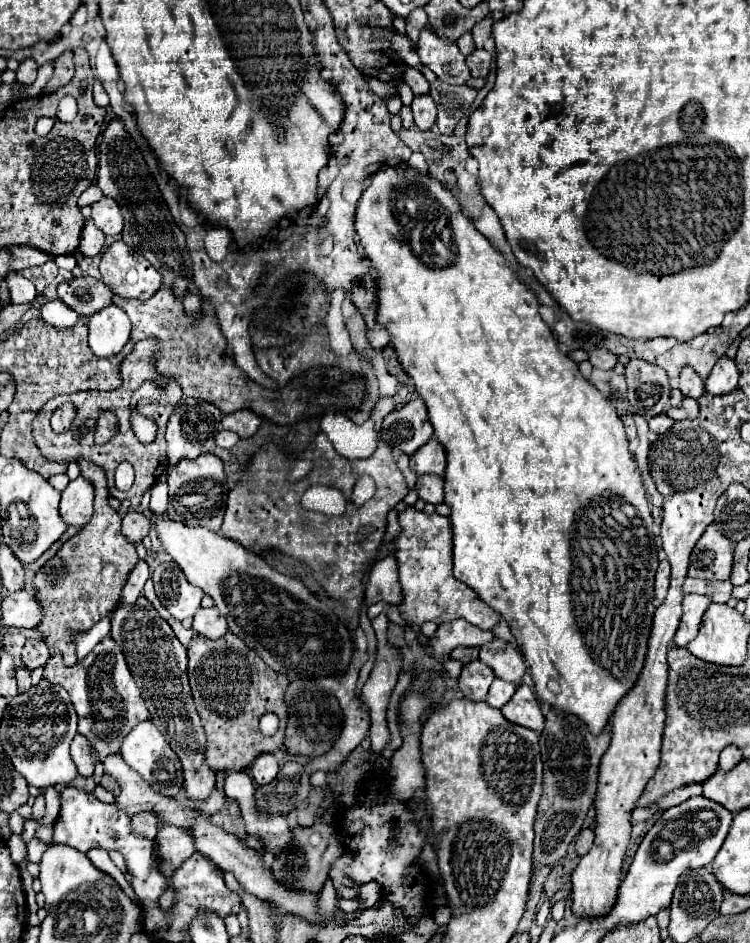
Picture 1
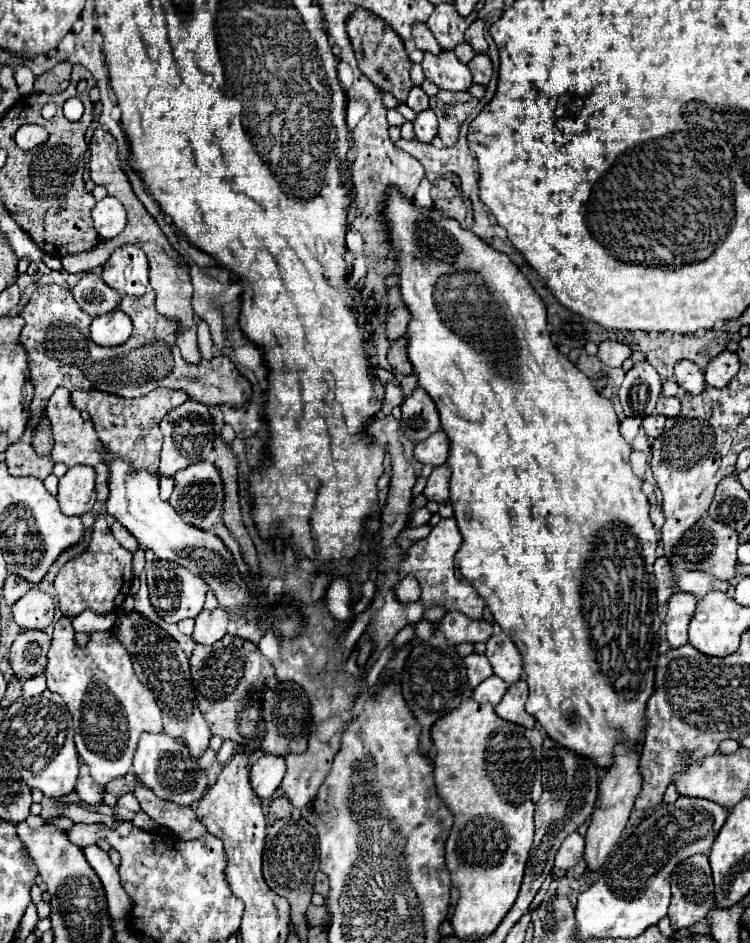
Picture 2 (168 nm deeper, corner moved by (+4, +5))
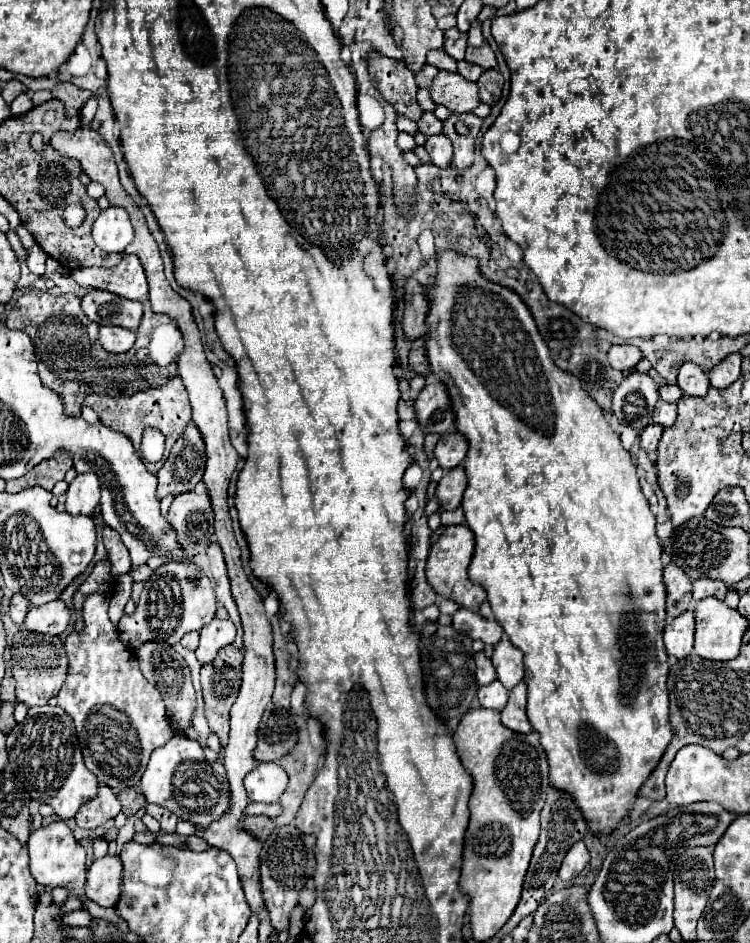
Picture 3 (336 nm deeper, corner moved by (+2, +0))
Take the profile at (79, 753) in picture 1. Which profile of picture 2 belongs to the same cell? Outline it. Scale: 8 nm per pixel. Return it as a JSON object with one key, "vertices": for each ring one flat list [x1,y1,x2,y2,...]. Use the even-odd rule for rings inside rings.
{"vertices":[[80,764,80,774,78,774,78,784,76,792,84,804,100,804,102,802,102,786,96,784,88,772,88,764]]}

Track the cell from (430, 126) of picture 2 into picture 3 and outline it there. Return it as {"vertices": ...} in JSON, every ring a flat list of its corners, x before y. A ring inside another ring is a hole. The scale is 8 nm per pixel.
{"vertices":[[432,135,426,141,426,151,432,157,432,163,446,169,452,165,452,143,446,135]]}

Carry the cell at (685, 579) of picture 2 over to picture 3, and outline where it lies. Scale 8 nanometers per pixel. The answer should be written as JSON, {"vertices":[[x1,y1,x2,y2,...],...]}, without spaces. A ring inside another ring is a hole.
{"vertices":[[698,579,694,581,694,601,700,601,704,597,716,597,716,599,724,599,728,593,726,585,722,581,714,581,714,579]]}

